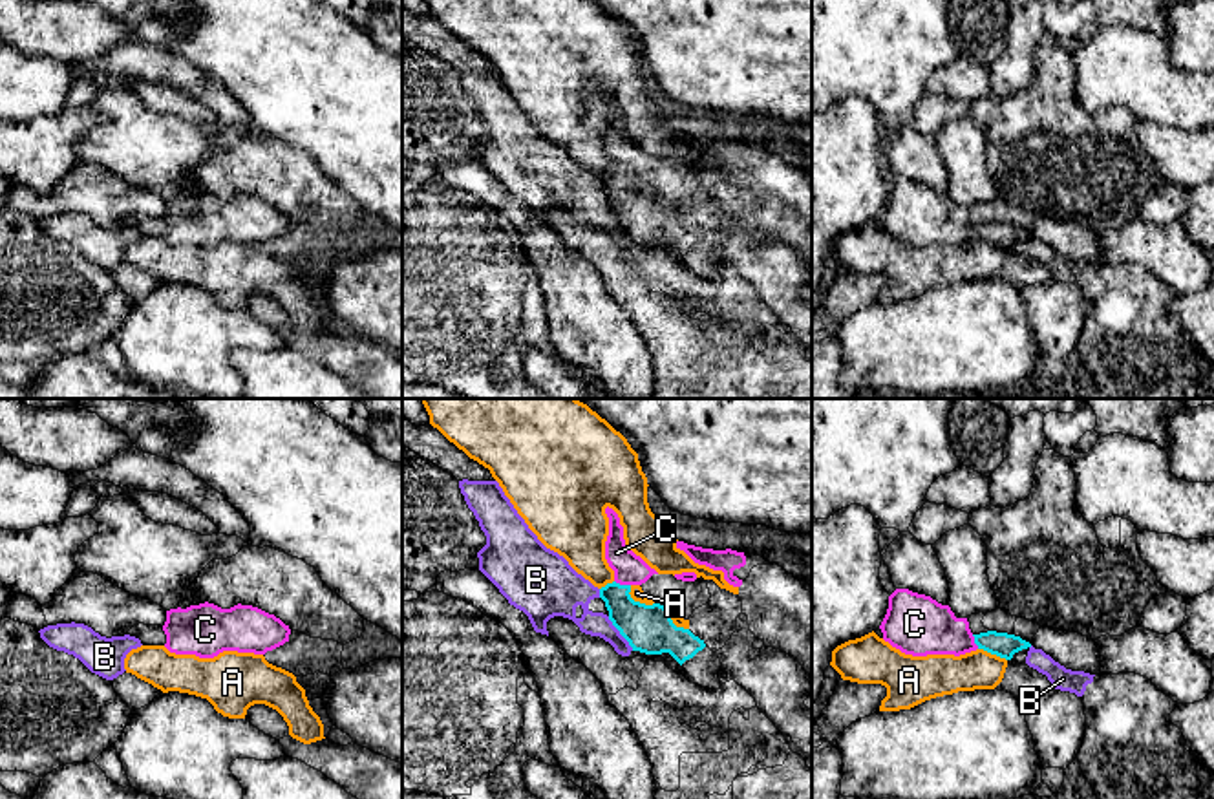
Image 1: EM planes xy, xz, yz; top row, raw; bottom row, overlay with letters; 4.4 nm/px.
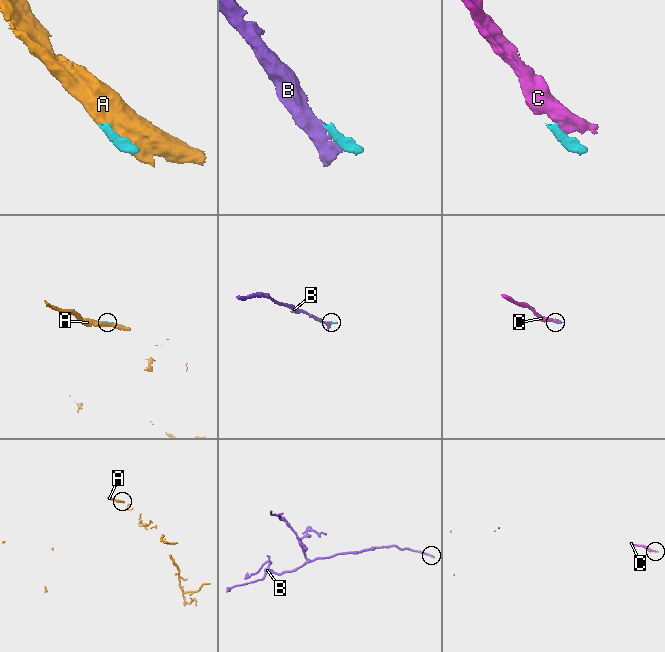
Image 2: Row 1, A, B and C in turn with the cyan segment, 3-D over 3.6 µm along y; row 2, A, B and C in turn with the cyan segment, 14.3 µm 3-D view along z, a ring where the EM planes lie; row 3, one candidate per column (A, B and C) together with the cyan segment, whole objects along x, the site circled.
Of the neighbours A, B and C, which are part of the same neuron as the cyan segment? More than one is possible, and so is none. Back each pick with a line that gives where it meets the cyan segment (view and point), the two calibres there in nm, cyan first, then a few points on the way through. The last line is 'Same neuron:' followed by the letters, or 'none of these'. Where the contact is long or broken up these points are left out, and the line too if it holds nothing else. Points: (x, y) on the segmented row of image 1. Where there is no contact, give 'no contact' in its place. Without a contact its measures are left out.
C: xz (622, 585) | 220/140 nm | across xz (649, 629), (622, 602), (622, 585), (629, 569)
Same neuron: C

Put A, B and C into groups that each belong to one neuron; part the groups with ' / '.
A / B / C

